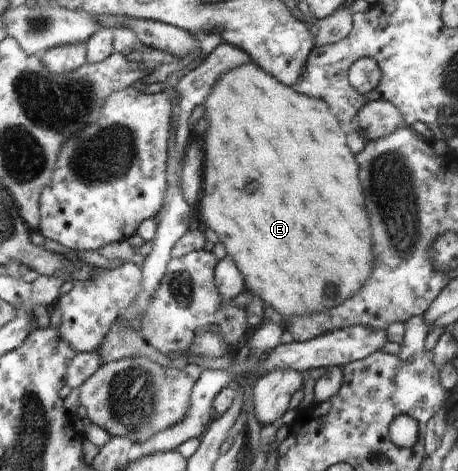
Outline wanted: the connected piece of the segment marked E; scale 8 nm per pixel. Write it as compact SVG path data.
M256 63L240 66L238 70L228 72L212 90L206 100L206 116L210 120L206 132L206 164L204 164L204 194L200 200L200 214L204 226L218 234L219 242L226 247L227 256L238 267L249 294L260 297L265 305L271 305L276 317L292 318L298 315L312 315L342 304L353 297L370 278L374 266L375 254L372 252L372 236L370 236L370 220L364 206L364 196L358 180L358 164L355 154L346 143L346 131L339 120L330 112L329 106L320 99L313 99L296 93L292 86L286 86L276 80L269 72L258 68Z

